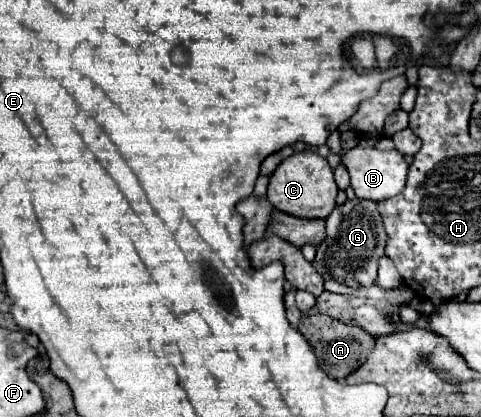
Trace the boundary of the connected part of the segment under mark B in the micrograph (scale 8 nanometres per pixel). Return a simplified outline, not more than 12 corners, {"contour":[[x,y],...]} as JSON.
{"contour":[[376,147],[346,151],[358,199],[382,201],[406,185],[408,163]]}

